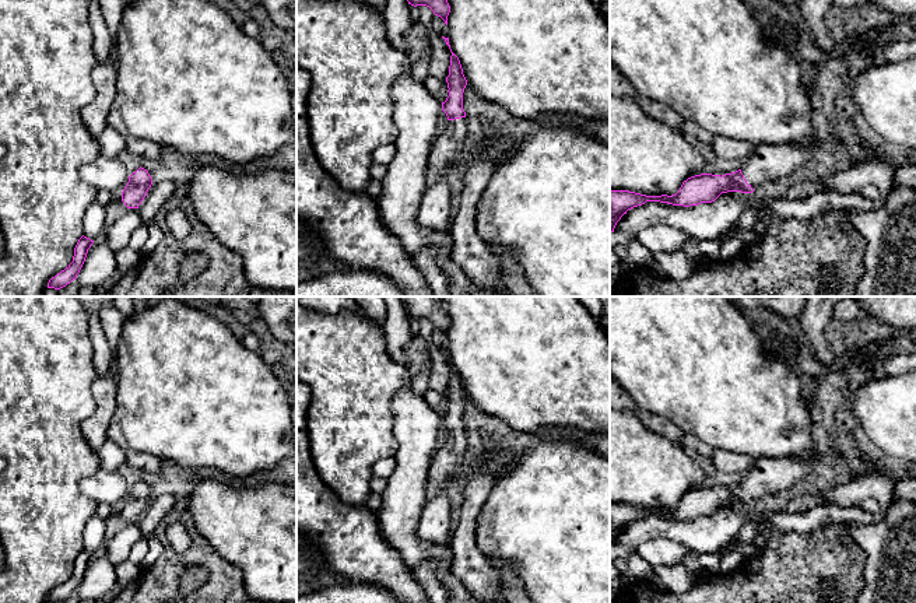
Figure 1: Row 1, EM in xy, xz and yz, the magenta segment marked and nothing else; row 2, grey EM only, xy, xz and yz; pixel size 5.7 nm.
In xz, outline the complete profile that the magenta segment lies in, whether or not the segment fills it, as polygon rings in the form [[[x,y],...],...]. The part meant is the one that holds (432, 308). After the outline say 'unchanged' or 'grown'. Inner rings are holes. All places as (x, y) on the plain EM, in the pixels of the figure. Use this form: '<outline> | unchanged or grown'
[[[400,297],[408,318],[427,319],[448,339],[450,319],[442,297]]] | unchanged

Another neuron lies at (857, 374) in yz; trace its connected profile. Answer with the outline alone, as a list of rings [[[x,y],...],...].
[[[870,360],[870,361],[856,361],[853,364],[850,364],[843,375],[846,376],[847,381],[847,388],[856,393],[866,382],[874,379],[873,378],[873,372],[868,368],[868,364],[873,362],[875,360]]]

